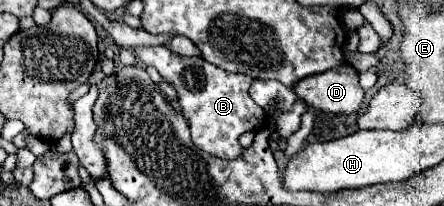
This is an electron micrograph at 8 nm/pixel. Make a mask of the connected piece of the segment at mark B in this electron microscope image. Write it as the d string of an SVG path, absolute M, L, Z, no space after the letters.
M164 45L134 47L132 51L144 65L152 65L162 75L162 79L178 91L182 113L192 129L192 141L202 151L220 159L236 159L242 151L238 137L246 131L260 131L266 127L264 111L260 111L260 107L248 95L252 77L242 73L228 73L200 57L174 55Z

